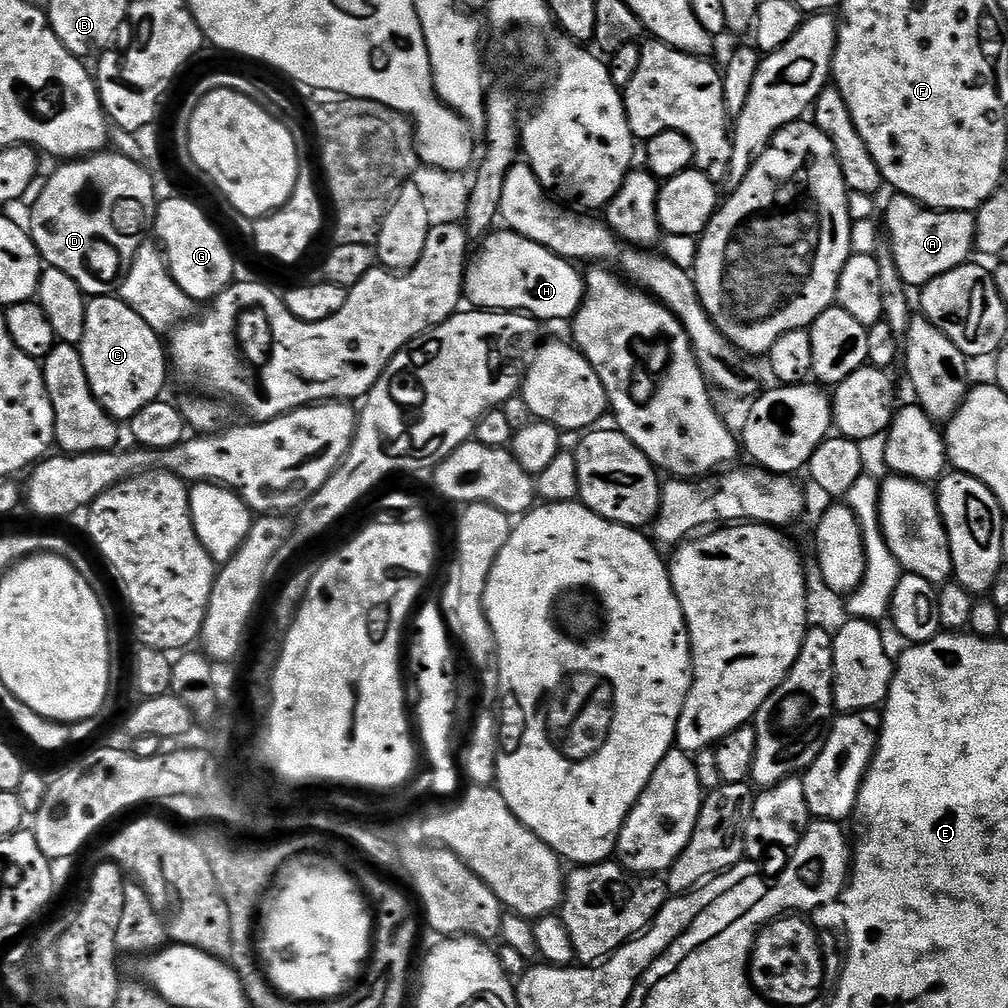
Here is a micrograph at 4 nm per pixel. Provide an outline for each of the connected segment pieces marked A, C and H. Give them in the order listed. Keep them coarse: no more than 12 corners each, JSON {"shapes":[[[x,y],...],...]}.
{"shapes":[[[893,195],[886,242],[909,289],[969,263],[976,217]],[[119,295],[93,296],[78,345],[118,422],[161,399],[170,360]],[[493,230],[464,270],[476,310],[571,321],[584,276]]]}

